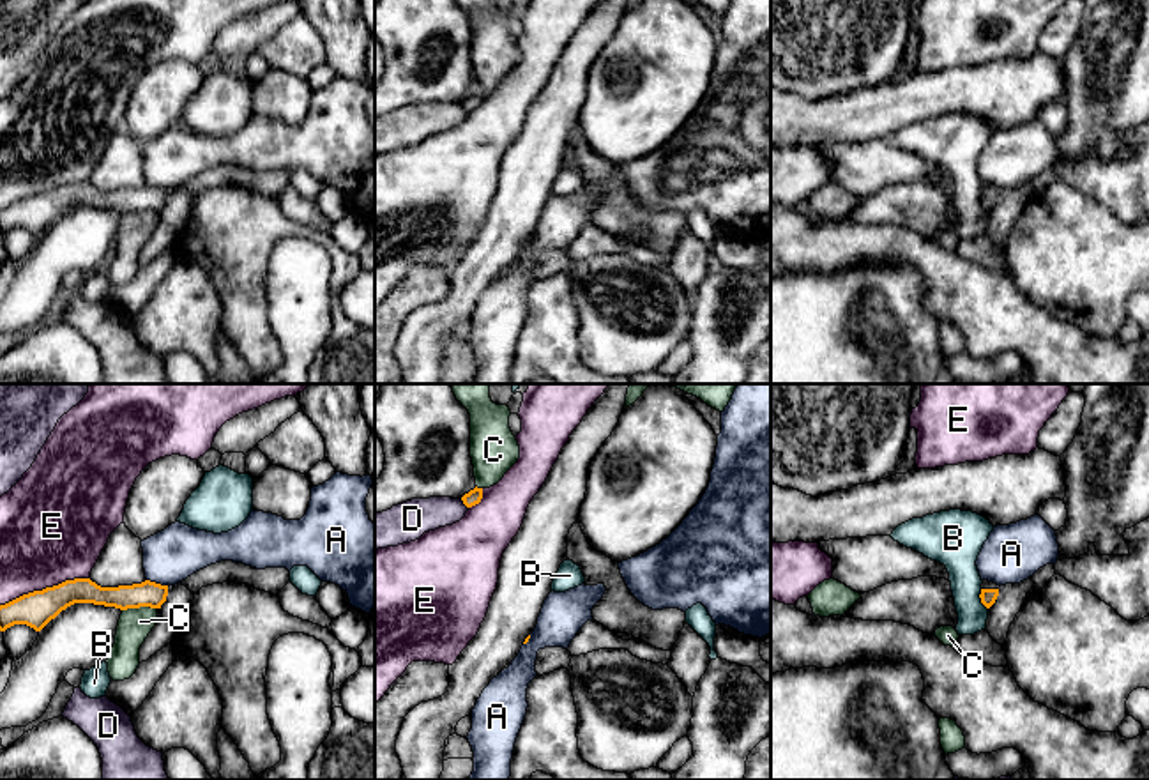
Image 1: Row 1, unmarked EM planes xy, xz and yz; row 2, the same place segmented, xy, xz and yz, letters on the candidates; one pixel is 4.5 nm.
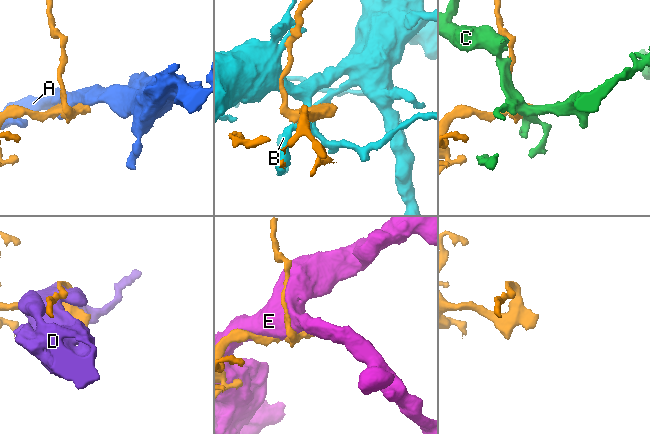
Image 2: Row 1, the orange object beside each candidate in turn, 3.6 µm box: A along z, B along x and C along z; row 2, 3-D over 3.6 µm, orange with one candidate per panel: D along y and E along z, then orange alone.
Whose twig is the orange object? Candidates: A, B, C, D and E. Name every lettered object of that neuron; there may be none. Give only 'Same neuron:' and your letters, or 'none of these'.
Same neuron: none of these

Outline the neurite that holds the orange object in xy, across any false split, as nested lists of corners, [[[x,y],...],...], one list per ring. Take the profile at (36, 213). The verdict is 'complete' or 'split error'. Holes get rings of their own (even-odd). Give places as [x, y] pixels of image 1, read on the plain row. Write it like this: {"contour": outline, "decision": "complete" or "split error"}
{"contour": [[[90,182],[65,184],[0,209],[0,235],[14,228],[27,228],[41,235],[51,223],[74,207],[94,207],[120,214],[140,210],[161,212],[166,200],[168,189],[150,184],[118,191],[101,191]]], "decision": "complete"}

